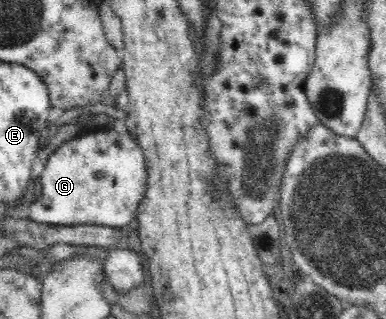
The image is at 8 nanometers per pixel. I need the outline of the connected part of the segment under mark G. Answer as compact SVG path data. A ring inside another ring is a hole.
M114 128L76 135L66 140L50 155L41 175L42 195L28 209L28 219L38 224L71 226L96 224L114 228L126 228L134 219L148 183L146 160L138 142L127 133L121 134Z

